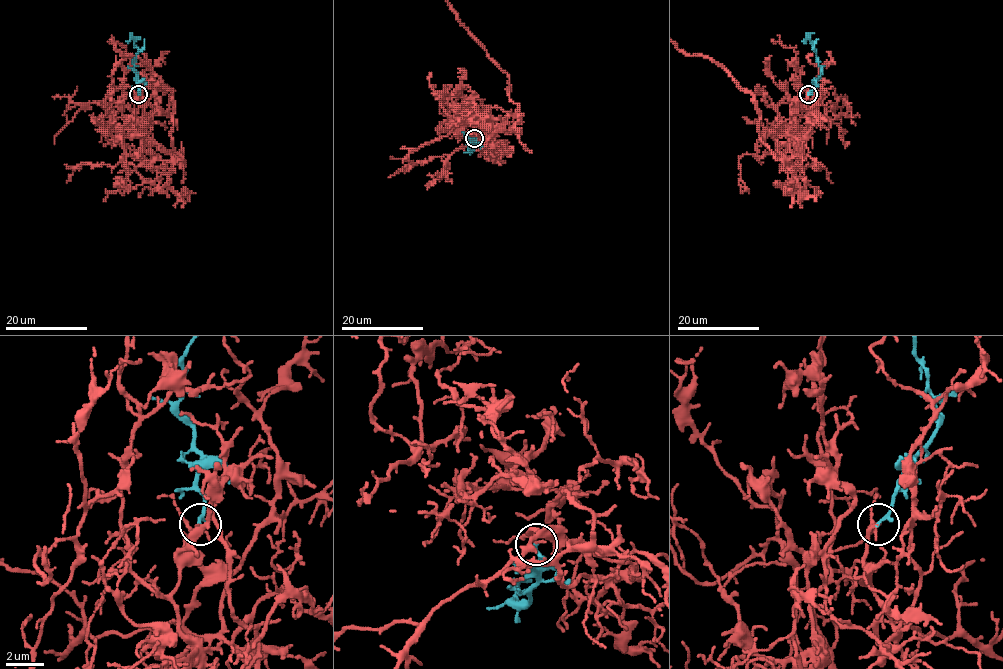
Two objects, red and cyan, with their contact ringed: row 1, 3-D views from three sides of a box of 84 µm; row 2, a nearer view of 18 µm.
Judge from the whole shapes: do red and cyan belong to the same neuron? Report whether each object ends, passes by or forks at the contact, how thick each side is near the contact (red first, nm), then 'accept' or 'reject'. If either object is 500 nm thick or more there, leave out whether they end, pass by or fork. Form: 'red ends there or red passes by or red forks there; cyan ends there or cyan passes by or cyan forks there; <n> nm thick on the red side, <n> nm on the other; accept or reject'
red passes by; cyan ends there; 190 nm thick on the red side, 200 nm on the other; accept

